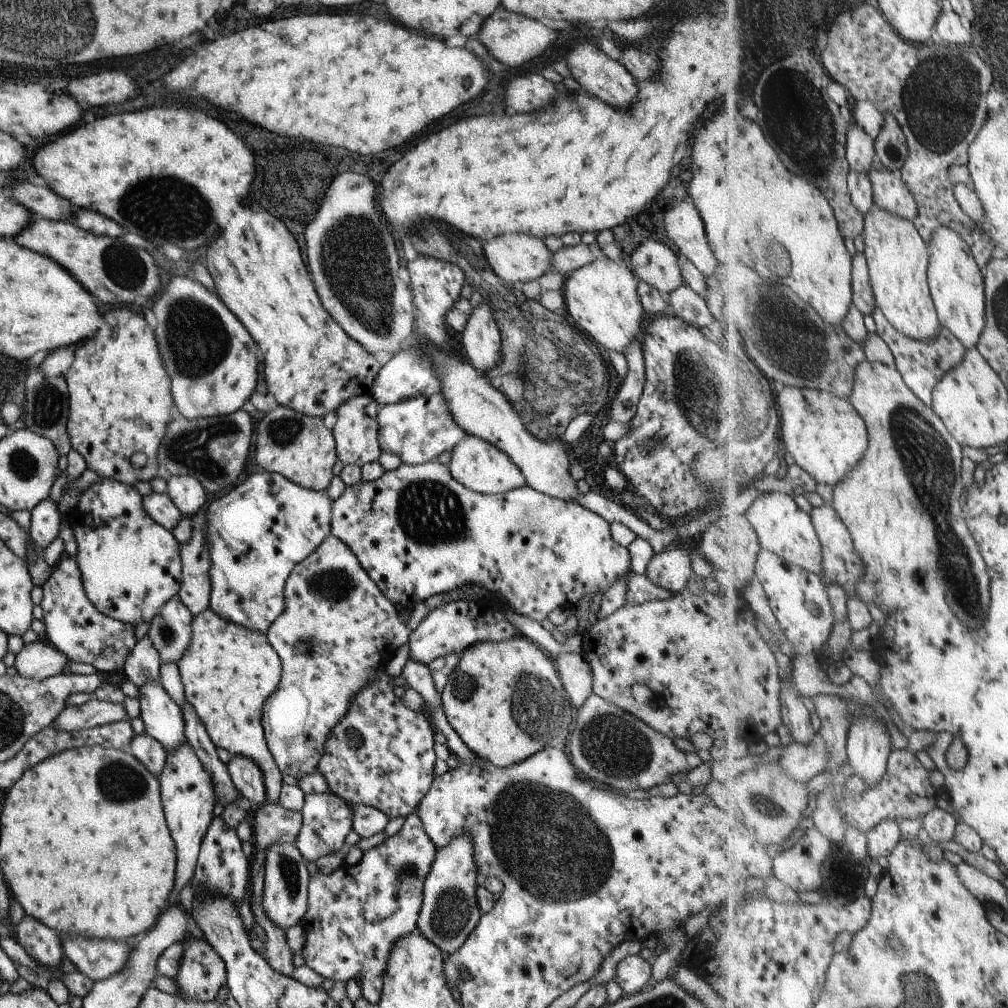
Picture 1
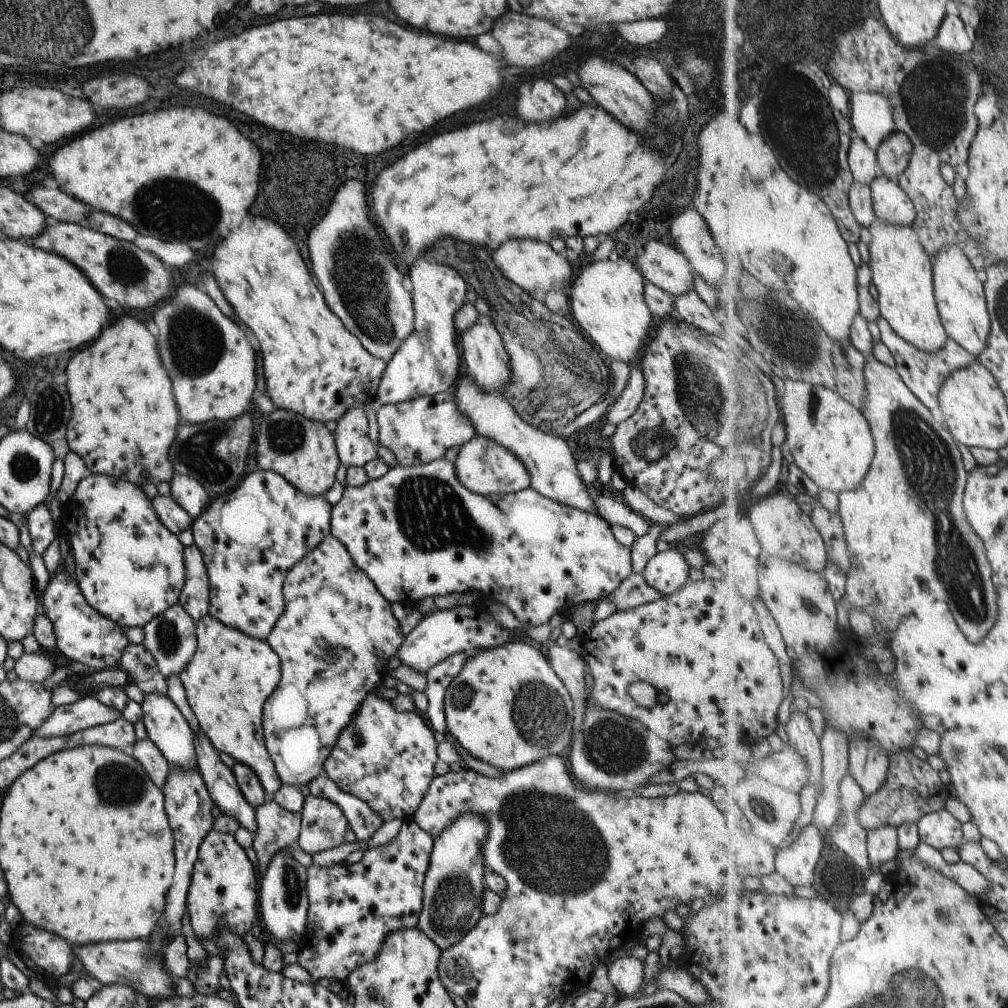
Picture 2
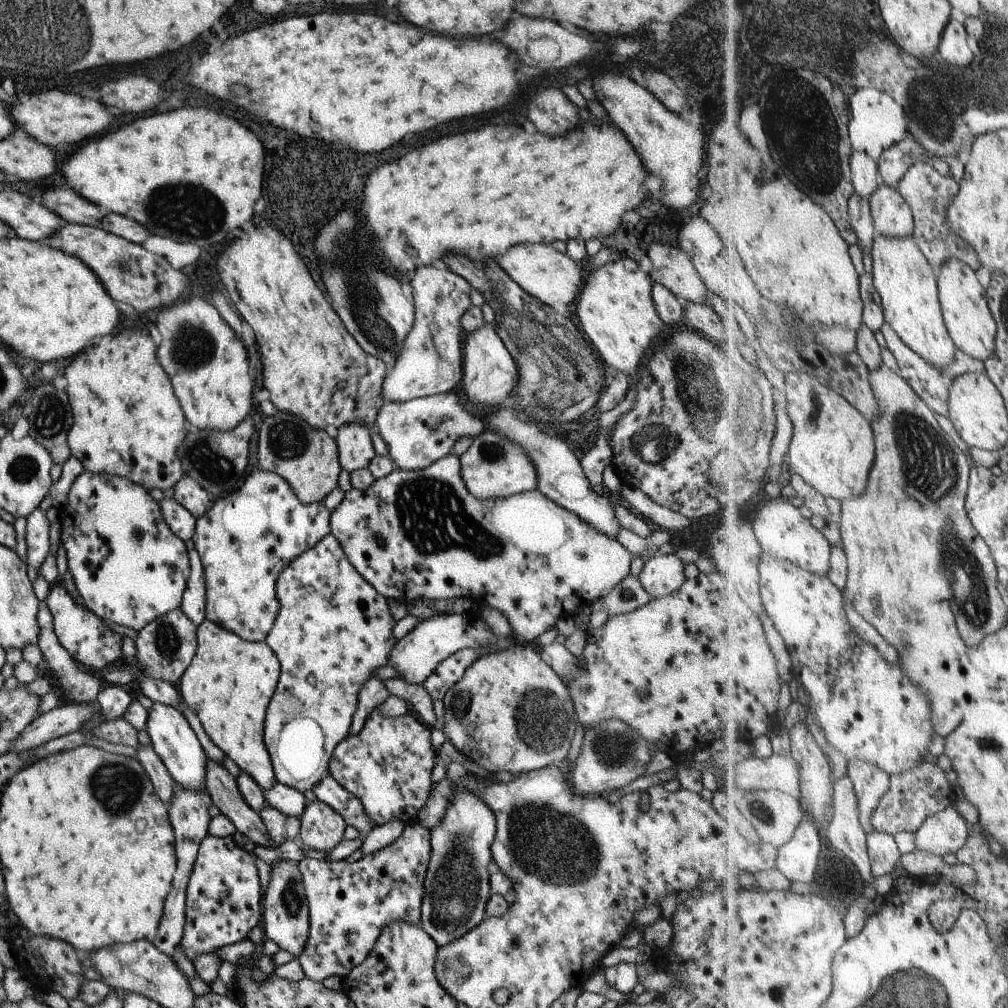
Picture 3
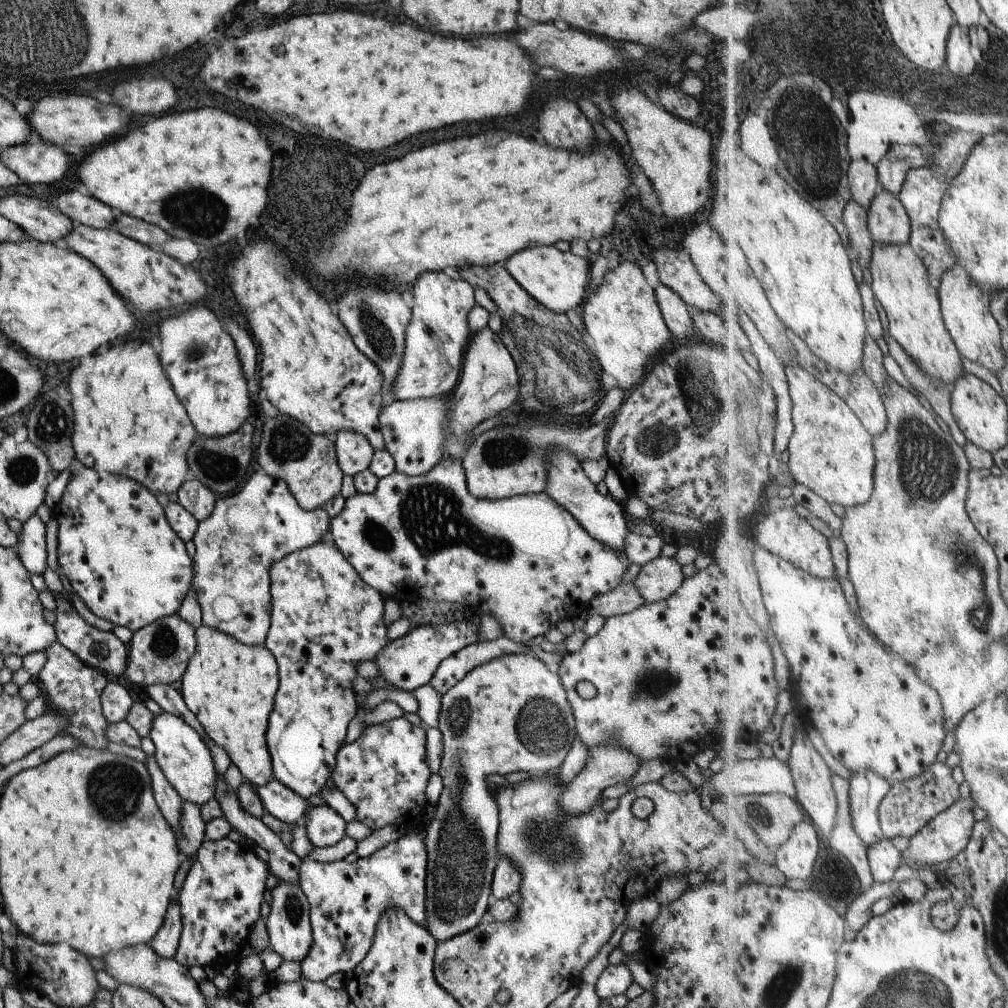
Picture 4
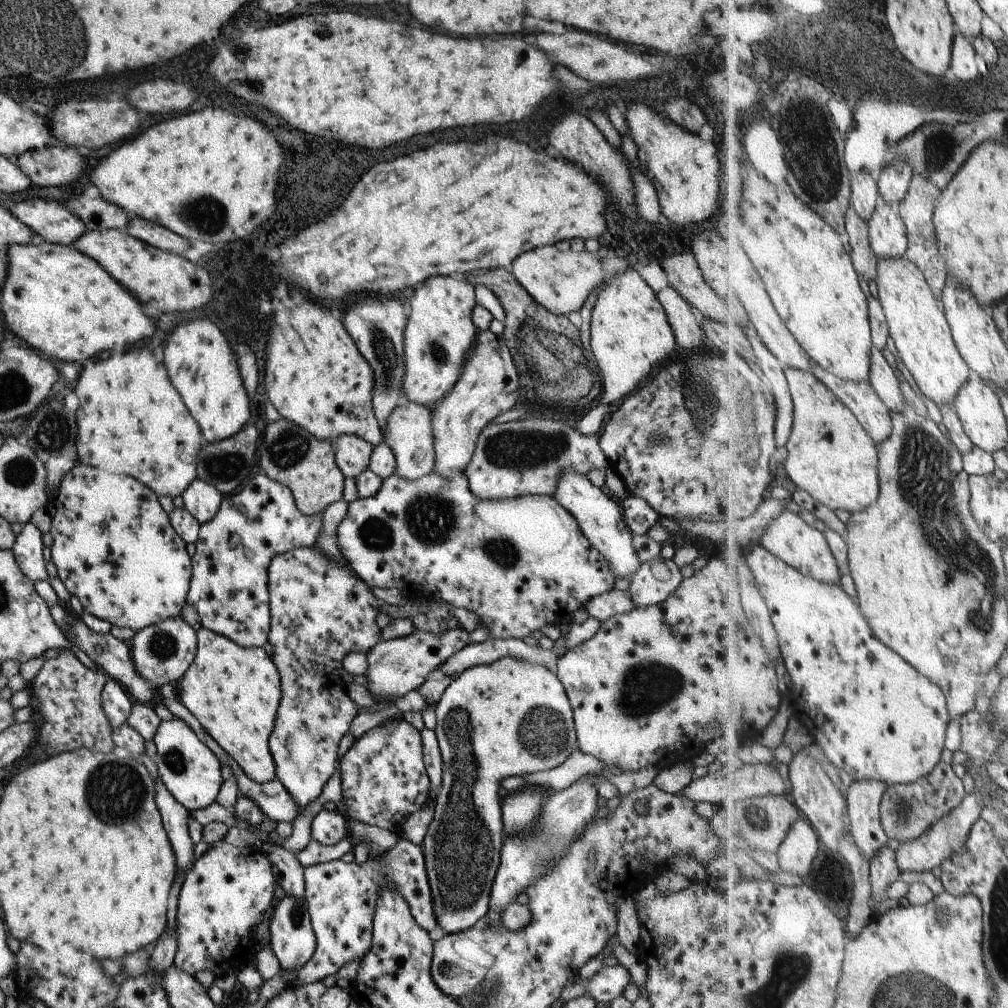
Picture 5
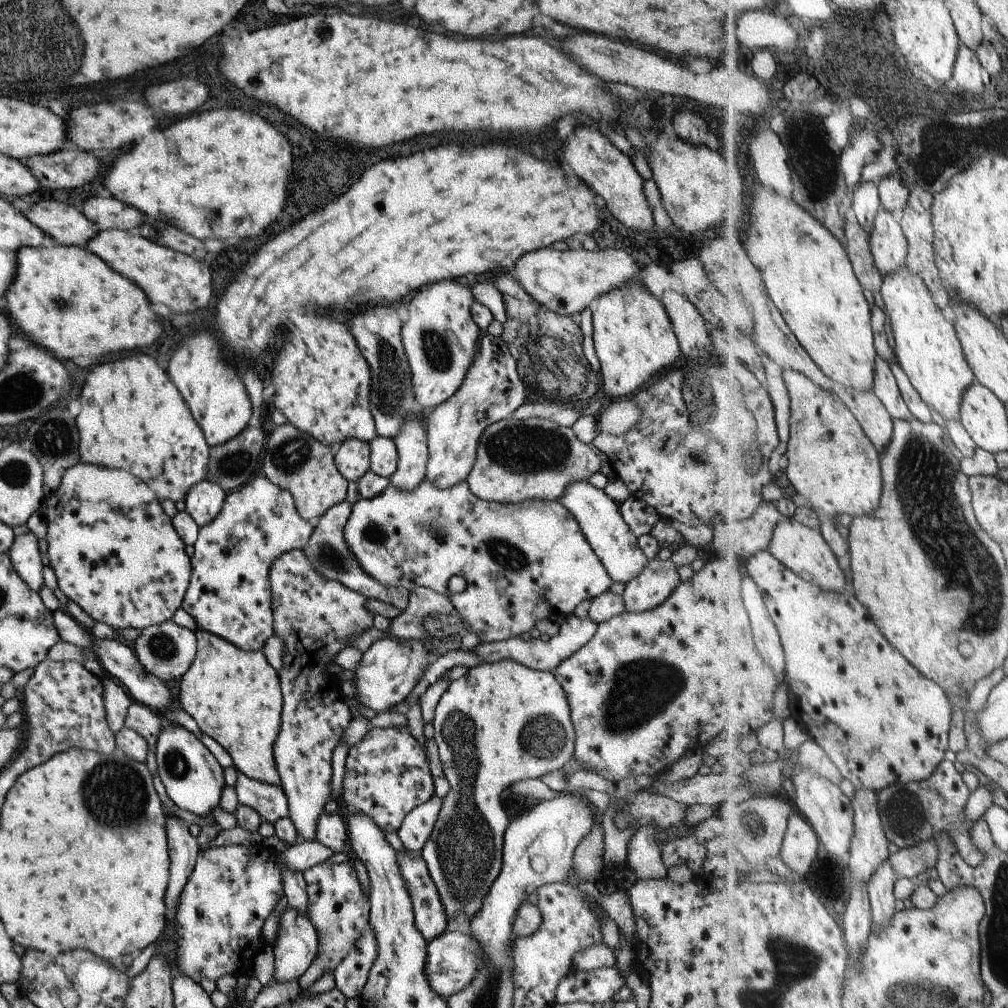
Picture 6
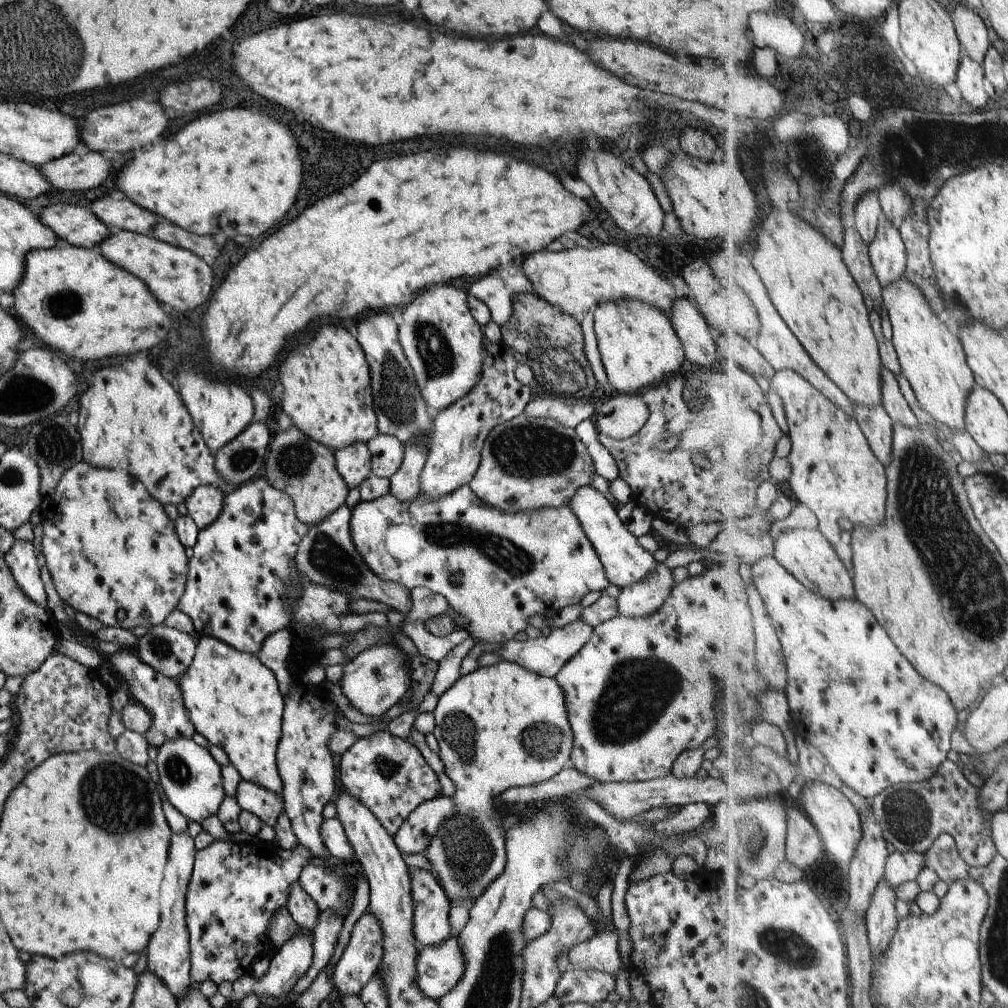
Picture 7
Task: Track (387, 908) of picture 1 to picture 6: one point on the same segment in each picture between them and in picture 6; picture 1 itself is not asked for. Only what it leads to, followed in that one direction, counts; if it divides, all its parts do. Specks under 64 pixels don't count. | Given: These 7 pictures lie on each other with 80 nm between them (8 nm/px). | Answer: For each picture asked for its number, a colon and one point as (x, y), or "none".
2: (352, 907)
3: (348, 903)
4: (345, 901)
5: (340, 897)
6: (337, 907)

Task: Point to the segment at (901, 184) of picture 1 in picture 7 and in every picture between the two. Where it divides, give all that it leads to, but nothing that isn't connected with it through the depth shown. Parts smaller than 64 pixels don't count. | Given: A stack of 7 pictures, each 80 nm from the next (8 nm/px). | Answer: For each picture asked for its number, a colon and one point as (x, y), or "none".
2: (892, 204)
3: (893, 215)
4: (889, 220)
5: (889, 238)
6: (889, 244)
7: (889, 253)

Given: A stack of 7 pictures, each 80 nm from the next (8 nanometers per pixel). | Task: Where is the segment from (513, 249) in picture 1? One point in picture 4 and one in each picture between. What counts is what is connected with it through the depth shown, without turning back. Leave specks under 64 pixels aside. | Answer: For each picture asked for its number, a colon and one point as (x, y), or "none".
2: (530, 265)
3: (550, 276)
4: (557, 280)

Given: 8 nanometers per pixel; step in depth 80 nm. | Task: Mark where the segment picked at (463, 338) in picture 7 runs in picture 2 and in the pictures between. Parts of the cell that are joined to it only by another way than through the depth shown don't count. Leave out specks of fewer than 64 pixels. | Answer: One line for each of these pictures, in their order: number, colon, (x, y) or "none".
2: (426, 363)
3: (429, 362)
4: (437, 334)
5: (438, 335)
6: (439, 338)

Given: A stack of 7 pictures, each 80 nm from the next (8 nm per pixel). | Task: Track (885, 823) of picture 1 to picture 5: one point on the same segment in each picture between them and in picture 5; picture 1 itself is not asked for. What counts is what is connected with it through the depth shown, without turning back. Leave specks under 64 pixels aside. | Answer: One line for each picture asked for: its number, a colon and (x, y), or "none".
2: (883, 846)
3: (884, 851)
4: (885, 857)
5: (884, 869)

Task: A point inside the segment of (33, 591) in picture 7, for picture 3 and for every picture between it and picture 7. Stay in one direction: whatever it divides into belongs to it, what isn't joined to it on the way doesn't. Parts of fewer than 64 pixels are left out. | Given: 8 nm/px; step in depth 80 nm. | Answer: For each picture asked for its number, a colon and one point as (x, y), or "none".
3: (36, 537)
4: (31, 549)
5: (28, 551)
6: (23, 553)

